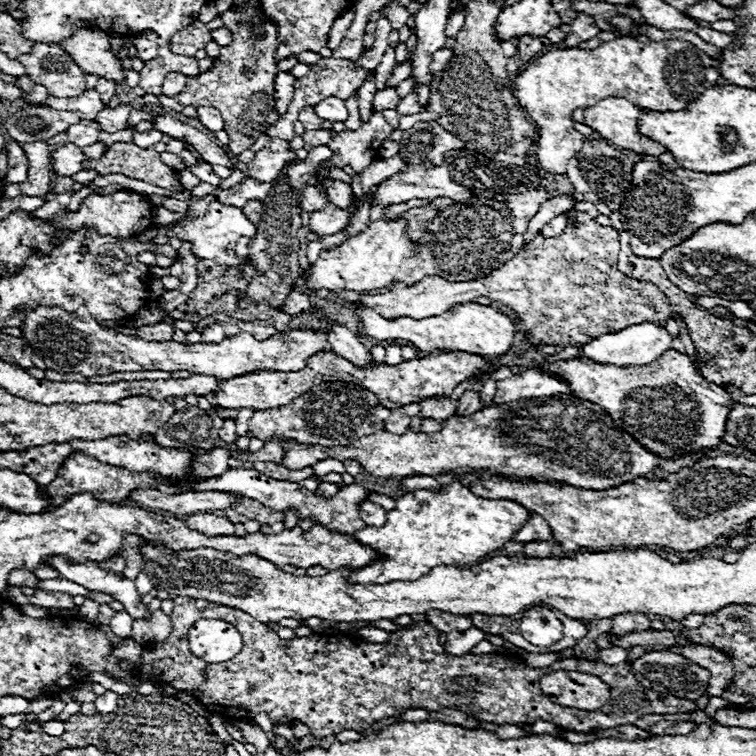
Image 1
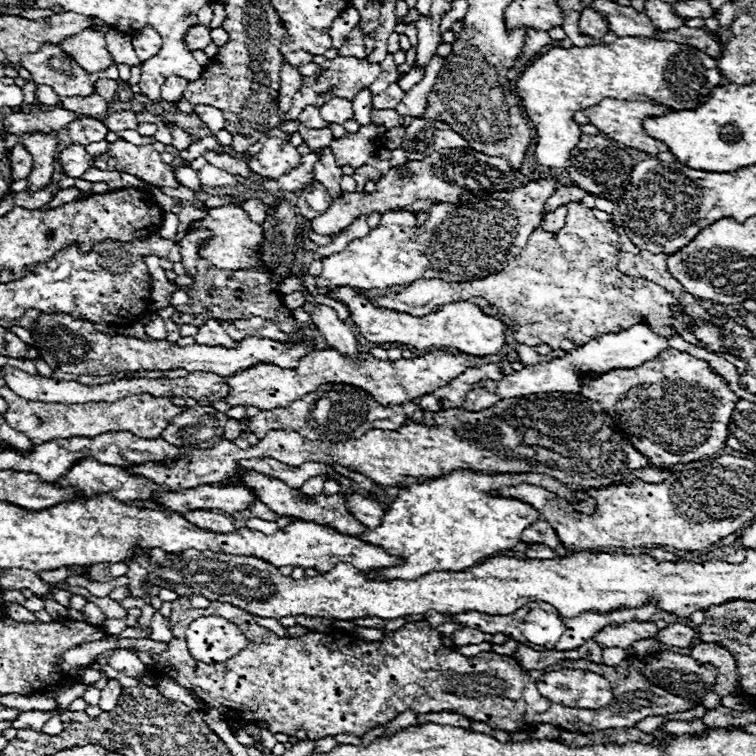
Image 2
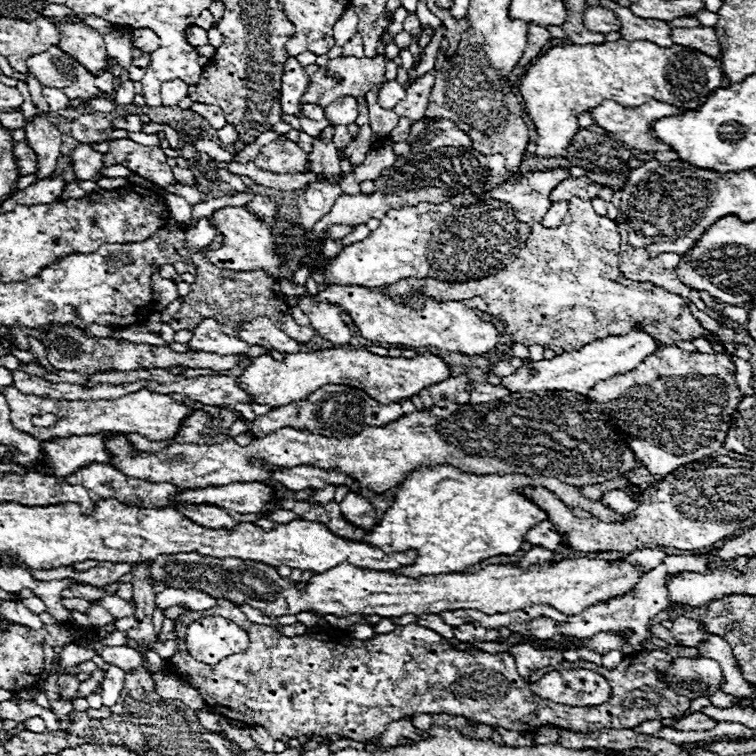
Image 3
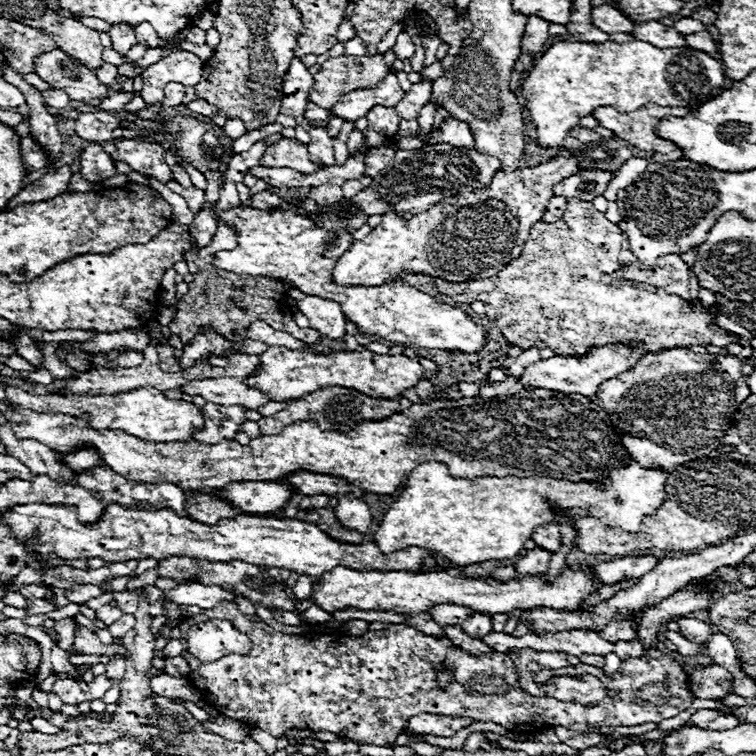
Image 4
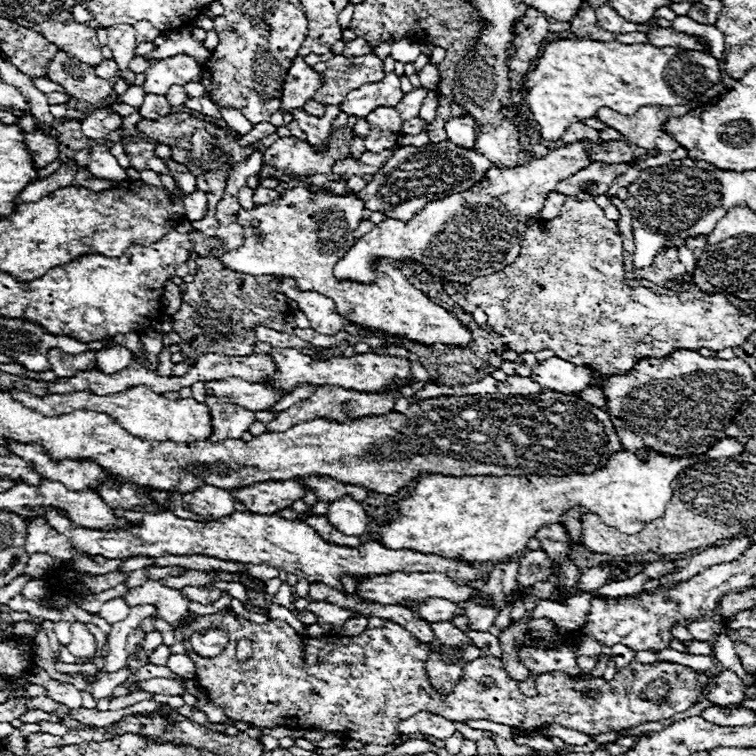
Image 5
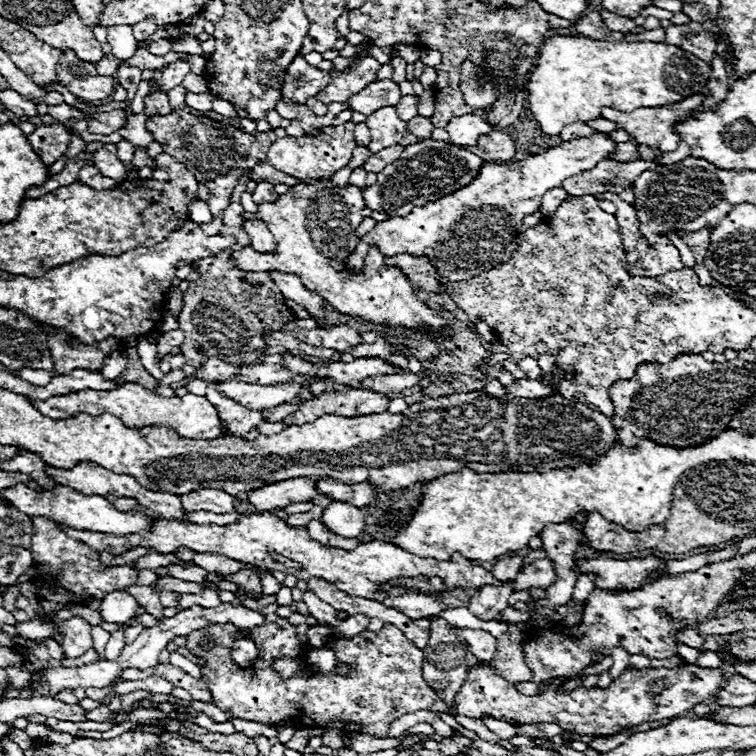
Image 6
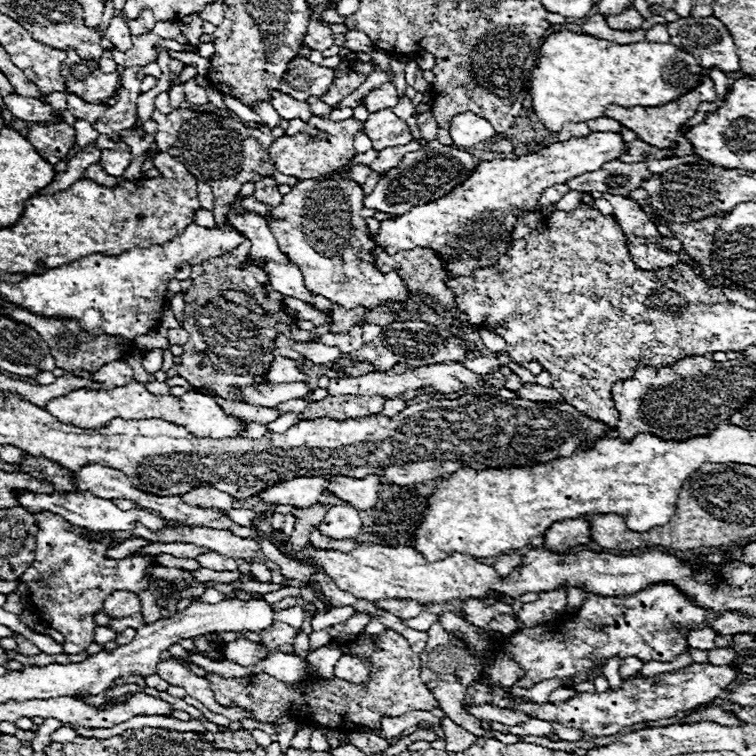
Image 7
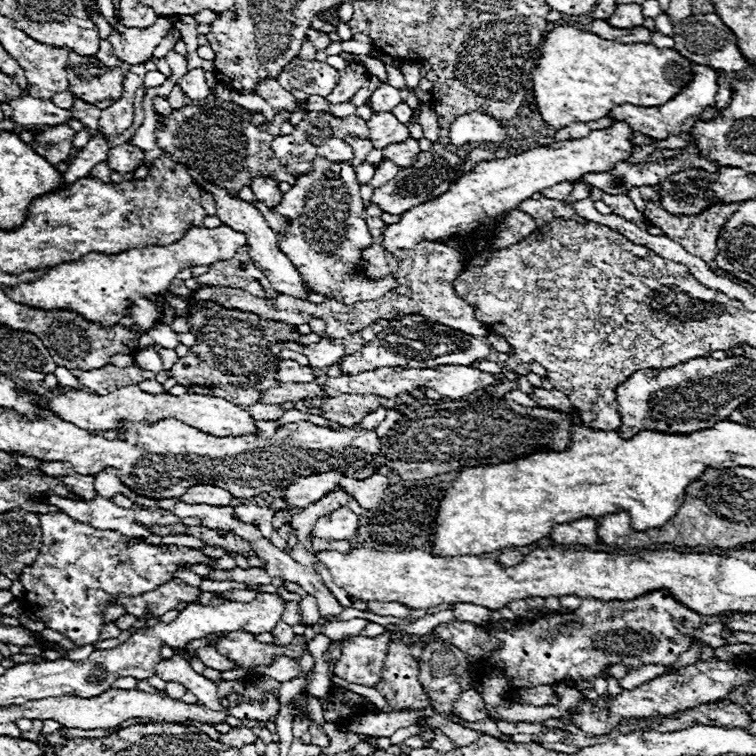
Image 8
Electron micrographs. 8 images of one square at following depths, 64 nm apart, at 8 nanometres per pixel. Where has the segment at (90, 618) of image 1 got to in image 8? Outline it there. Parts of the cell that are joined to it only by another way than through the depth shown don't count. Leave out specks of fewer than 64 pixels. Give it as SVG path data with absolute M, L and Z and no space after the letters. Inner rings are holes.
M178 578L160 584L154 592L146 592L142 596L120 596L116 602L124 604L128 614L134 614L136 618L148 618L148 616L160 616L168 610L176 610L180 602L186 604L200 604L200 588L194 588Z

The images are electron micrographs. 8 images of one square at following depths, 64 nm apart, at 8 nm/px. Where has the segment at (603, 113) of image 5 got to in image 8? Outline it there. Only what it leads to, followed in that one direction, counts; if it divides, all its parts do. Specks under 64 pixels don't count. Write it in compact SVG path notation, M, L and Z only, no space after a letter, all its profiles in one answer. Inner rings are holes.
M692 62L692 80L682 88L682 92L678 96L674 96L674 100L668 100L662 106L646 108L644 106L634 106L634 104L622 104L618 108L614 108L614 112L610 112L610 116L618 122L628 124L634 132L640 132L644 136L650 136L654 140L666 140L674 134L682 132L682 124L692 118L692 116L702 116L706 106L716 106L716 70L710 66L700 66Z

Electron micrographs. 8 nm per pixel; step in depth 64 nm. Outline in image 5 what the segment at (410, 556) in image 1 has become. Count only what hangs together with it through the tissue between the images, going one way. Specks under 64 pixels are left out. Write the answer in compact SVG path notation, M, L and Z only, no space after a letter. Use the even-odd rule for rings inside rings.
M724 436L718 440L712 448L708 448L704 454L698 456L686 456L686 458L672 458L654 452L652 448L646 448L648 460L640 460L634 452L620 450L610 456L604 468L592 472L592 474L564 474L564 476L444 476L444 474L432 474L432 476L420 476L416 482L416 488L410 492L406 500L400 502L398 510L394 512L394 518L384 526L380 532L380 542L394 550L416 550L424 554L436 554L442 558L460 558L464 562L500 562L504 556L514 556L518 550L526 548L528 540L538 532L538 528L548 524L562 522L562 514L566 514L572 508L588 508L590 512L598 514L606 524L618 528L626 534L638 534L644 524L664 516L666 504L672 498L672 480L686 468L690 468L696 462L704 460L718 460L718 458L736 458L744 454L744 446L736 438Z

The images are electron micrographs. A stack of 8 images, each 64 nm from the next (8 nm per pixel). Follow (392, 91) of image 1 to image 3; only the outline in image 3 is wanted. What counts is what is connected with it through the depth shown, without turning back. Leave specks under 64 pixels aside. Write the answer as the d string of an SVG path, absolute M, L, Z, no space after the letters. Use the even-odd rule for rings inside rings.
M396 80L384 82L376 94L378 104L382 104L382 108L394 108L404 96L406 96L406 90Z

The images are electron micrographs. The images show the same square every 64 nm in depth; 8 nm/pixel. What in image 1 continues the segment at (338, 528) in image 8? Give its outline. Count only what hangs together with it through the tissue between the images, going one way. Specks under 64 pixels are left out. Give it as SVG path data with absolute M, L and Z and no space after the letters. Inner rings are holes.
M364 500L358 512L360 512L360 518L366 522L366 526L382 526L386 522L386 510L370 500Z

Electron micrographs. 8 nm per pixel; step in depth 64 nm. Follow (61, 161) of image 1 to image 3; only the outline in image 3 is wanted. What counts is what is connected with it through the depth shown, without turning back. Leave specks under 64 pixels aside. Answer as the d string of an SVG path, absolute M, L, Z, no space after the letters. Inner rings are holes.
M80 144L74 152L72 152L72 168L76 172L78 180L100 180L102 178L102 170L106 168L102 162L102 156L98 150L90 148L88 144Z

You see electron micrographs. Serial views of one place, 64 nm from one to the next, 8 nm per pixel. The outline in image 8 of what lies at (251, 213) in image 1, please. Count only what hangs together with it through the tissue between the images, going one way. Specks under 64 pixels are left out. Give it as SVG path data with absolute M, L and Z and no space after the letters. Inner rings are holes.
M256 176L250 184L254 196L258 202L264 202L268 208L276 208L282 200L282 192L278 188L276 180L270 180L268 176Z

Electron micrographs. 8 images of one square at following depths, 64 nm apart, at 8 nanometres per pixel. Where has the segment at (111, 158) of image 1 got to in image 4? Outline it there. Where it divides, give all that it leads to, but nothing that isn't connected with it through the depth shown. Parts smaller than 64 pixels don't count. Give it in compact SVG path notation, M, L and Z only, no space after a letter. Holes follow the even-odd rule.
M118 140L116 152L110 156L114 156L116 160L128 162L132 170L144 176L158 178L164 184L172 180L172 172L164 162L164 148L160 144L138 142L138 140Z

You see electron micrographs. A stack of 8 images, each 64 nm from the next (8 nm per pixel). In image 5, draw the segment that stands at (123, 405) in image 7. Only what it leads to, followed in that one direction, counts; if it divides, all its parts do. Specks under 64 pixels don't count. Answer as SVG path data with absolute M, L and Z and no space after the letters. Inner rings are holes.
M130 386L124 392L98 396L90 390L84 392L72 392L72 394L52 394L52 396L32 396L28 392L10 390L14 400L20 400L28 408L38 410L44 416L62 416L70 414L74 410L92 410L92 412L106 412L122 424L124 430L128 430L134 436L142 436L148 440L174 440L174 442L194 442L194 440L208 440L212 434L212 416L210 408L204 402L196 402L194 398L176 398L168 400L162 394L152 392L146 386Z

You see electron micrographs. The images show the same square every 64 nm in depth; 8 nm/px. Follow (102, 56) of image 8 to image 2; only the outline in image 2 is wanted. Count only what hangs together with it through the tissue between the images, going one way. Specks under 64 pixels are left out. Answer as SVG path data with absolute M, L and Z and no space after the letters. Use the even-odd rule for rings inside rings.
M96 80L96 88L98 88L98 94L106 100L106 102L112 102L114 96L116 96L116 88L118 88L118 82L116 80Z

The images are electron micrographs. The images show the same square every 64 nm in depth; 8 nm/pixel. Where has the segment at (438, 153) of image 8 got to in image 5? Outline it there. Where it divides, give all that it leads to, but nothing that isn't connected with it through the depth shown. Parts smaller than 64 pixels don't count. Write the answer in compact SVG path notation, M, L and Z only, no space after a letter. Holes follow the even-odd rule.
M448 140L438 144L430 142L420 148L402 146L386 162L386 166L378 174L374 174L374 180L366 184L364 190L358 192L358 196L362 196L366 208L372 212L382 212L388 218L394 216L400 220L410 220L410 216L422 210L428 202L442 200L444 196L472 188L476 182L484 178L486 170L492 166L494 164L482 154L460 148Z

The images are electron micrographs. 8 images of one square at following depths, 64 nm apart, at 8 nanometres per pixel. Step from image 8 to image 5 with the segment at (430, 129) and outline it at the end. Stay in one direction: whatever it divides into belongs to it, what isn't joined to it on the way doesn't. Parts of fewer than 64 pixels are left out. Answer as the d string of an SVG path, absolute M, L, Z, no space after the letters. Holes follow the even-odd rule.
M412 118L412 120L408 120L408 122L404 122L402 124L402 128L404 128L404 132L406 134L412 134L412 136L416 136L416 134L420 134L424 128L426 128L426 122L422 120L422 118Z

